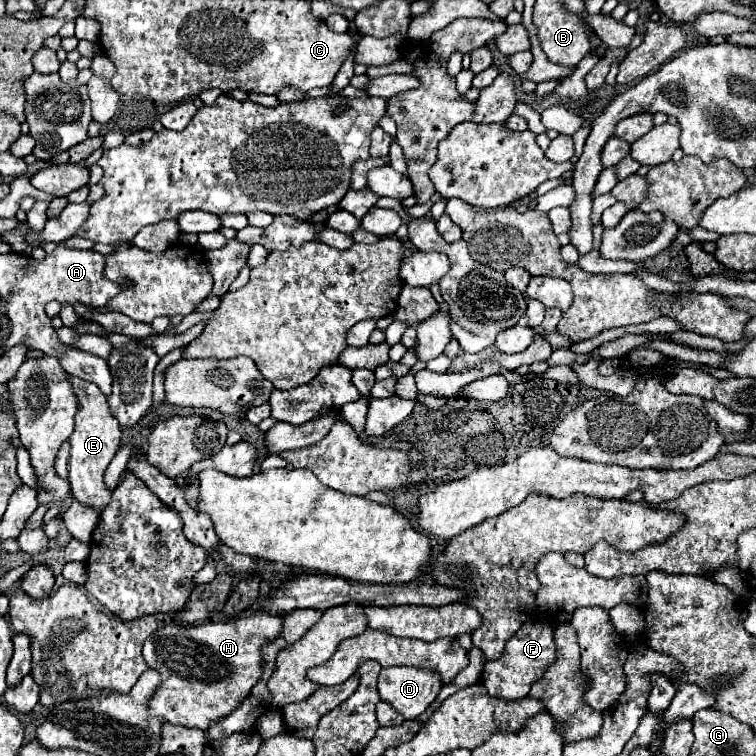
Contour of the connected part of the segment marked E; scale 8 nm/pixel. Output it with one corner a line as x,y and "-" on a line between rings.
71,377
71,385
79,399
79,411
75,415
75,431
69,437
71,441
71,457
69,457
69,483
73,497
95,509
99,515
111,503
113,491
105,485
105,471
113,461
119,445
121,445
121,427
113,417
105,395
99,391
97,385
87,385
87,381
79,377

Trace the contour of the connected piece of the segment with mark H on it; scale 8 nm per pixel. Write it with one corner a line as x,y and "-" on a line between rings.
257,611
253,615
243,615
231,621
203,621
199,625
179,625
171,623
159,627
145,643
143,643
143,657
151,669
157,669
161,675
161,687
155,691
153,699
149,701
151,715
163,717
173,725
183,727
197,727
207,731
211,723
221,721
223,717
231,715
241,701
251,693
253,685
263,675
263,661
261,649
269,641
275,641
283,631
283,615
271,615
265,611

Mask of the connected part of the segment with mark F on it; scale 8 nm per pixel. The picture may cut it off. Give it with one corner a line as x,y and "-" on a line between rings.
532,615
529,623
509,639
505,645
505,651
499,659
493,663
485,665
485,689
487,693
493,691
499,699
513,701
523,699
529,695
531,683
537,681
537,677
543,675
543,669
553,663
555,657
555,643
553,643
553,625
549,625
547,620
539,615

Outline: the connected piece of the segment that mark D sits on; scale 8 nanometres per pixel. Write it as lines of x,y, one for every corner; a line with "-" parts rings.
385,667
379,675
379,695
405,719
417,719
433,703
443,683
437,673
415,667

